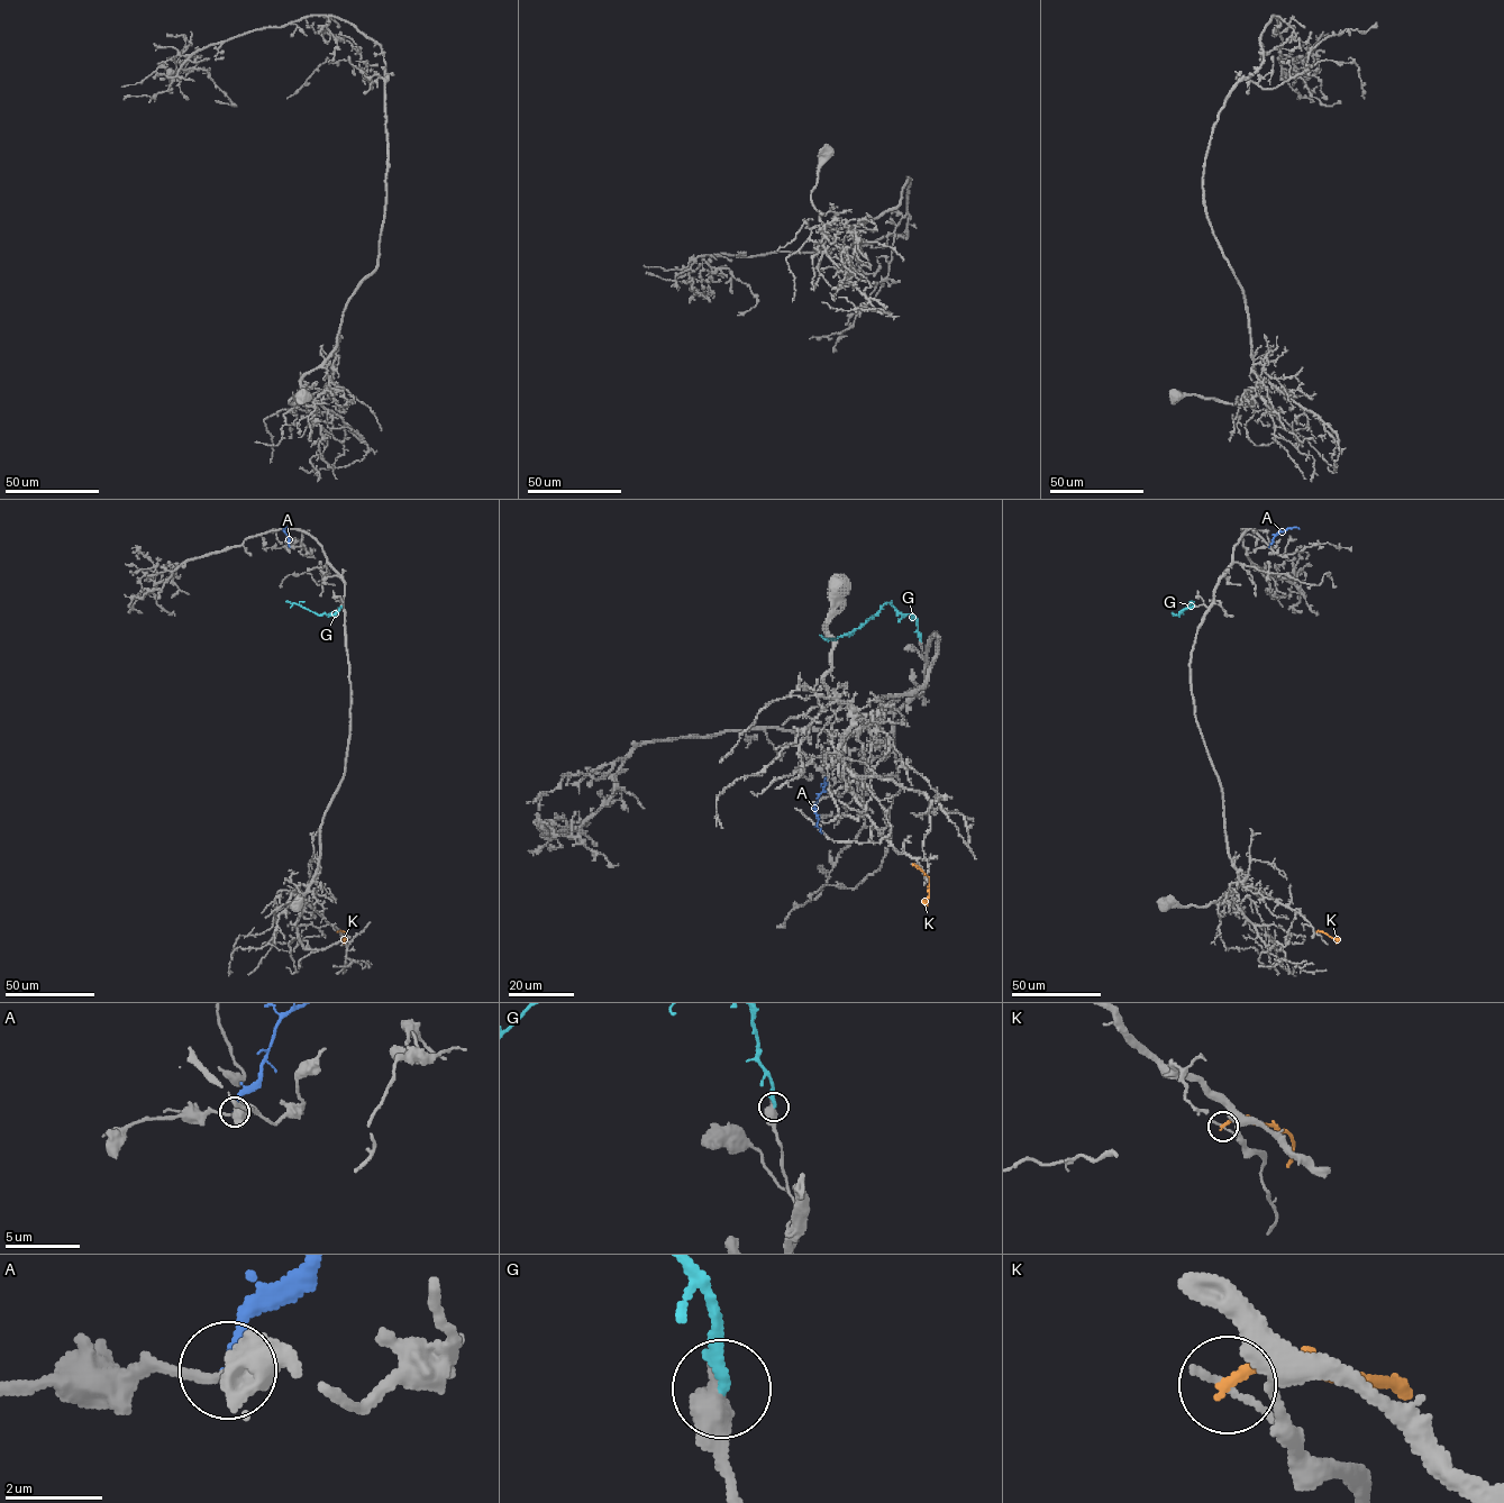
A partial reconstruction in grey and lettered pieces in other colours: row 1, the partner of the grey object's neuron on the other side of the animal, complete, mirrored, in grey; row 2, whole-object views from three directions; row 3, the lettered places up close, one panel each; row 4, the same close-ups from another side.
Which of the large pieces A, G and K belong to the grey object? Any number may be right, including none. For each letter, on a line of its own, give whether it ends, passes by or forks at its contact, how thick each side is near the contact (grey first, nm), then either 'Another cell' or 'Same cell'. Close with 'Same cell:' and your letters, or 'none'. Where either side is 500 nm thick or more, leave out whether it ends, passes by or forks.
A: It ends there. Thickness 200 nm (grey) against 200 nm. Another cell
G: Thickness 700 nm (grey) against 280 nm. Another cell
K: It ends there. Thickness 150 nm (grey) against 200 nm. Another cell
Same cell: none

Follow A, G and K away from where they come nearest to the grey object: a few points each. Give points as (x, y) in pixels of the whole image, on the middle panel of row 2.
A: (826, 777), (814, 807), (822, 832)
G: (921, 640), (917, 620), (910, 613), (901, 613), (889, 601), (851, 631), (827, 640), (819, 635)
K: (913, 864), (929, 881), (928, 900), (924, 900)

